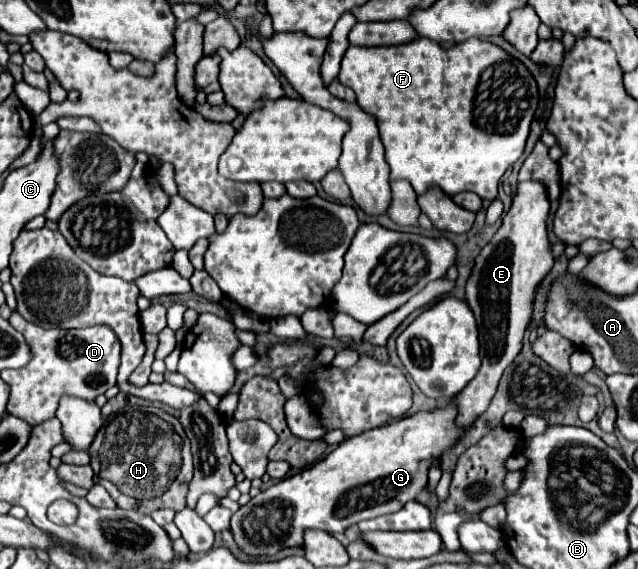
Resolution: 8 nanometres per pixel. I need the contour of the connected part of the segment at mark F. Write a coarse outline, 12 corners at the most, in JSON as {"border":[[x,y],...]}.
{"border":[[351,45],[391,179],[493,201],[539,101],[497,45]]}

